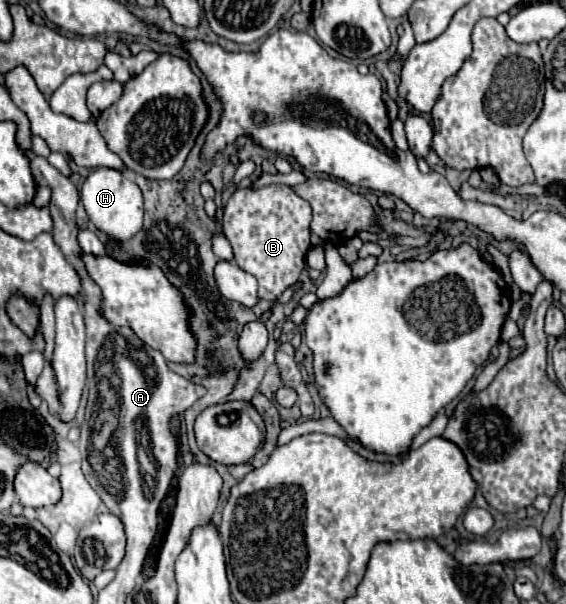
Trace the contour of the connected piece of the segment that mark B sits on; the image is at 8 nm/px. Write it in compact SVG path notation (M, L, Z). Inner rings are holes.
M288 185L264 189L236 189L224 207L224 235L232 243L236 265L258 279L260 299L278 299L298 281L310 249L310 203L300 199Z

